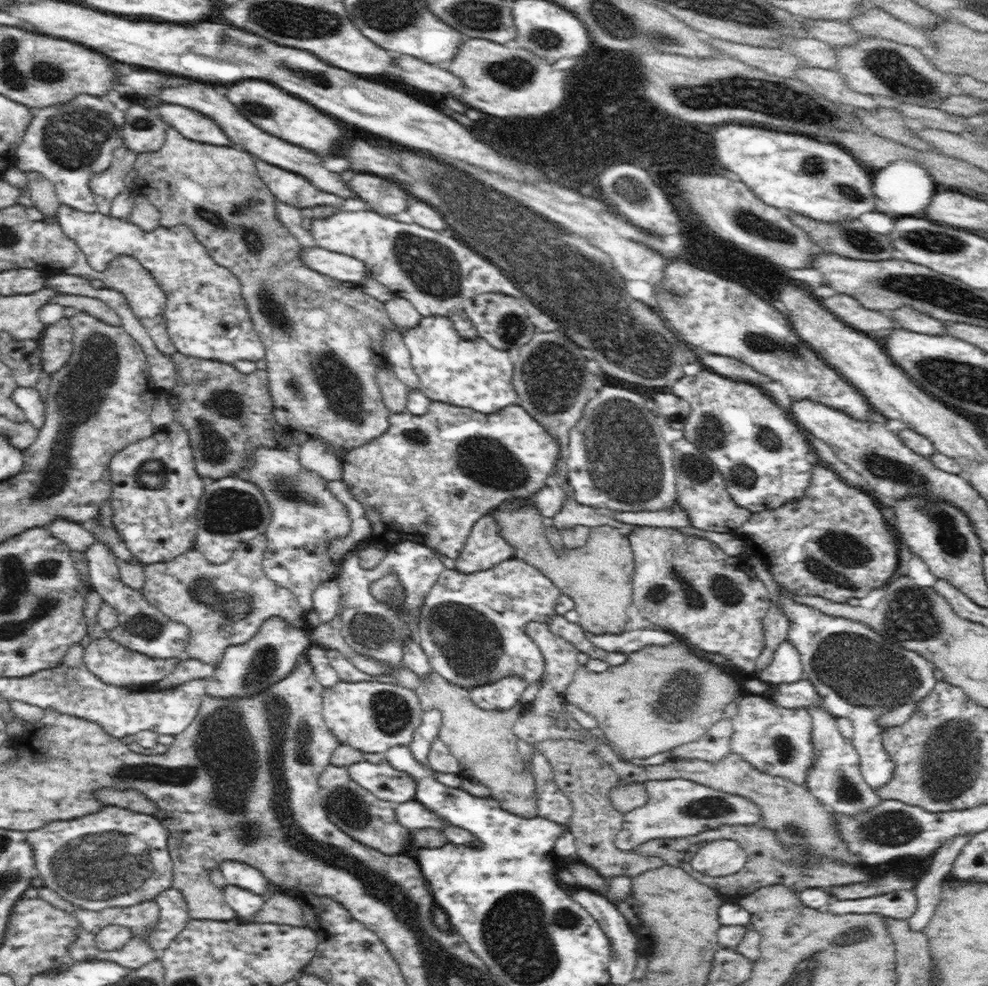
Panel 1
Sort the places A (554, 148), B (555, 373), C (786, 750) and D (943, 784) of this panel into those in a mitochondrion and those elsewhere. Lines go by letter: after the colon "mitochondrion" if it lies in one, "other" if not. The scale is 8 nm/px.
A: other
B: mitochondrion
C: mitochondrion
D: mitochondrion

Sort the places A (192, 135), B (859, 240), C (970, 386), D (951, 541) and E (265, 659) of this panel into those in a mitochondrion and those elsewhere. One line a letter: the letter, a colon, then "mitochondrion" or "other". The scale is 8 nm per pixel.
A: other
B: mitochondrion
C: mitochondrion
D: mitochondrion
E: mitochondrion

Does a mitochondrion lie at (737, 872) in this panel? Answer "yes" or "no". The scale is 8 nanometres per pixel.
no

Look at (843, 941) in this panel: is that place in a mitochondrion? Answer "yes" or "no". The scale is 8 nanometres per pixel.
yes

